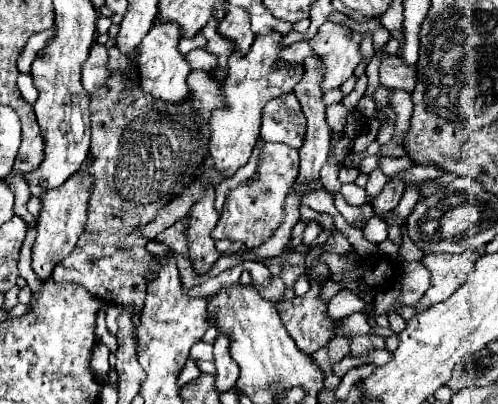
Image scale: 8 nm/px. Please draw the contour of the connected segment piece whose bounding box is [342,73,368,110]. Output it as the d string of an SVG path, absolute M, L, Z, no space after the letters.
M363 74L357 81L354 89L344 97L342 103L348 110L355 109L359 100L363 97L367 86L368 86L368 76Z

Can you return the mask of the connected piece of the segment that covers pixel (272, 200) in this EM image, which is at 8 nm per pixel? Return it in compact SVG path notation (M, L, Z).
M264 143L260 147L260 157L256 167L258 179L244 181L226 195L226 203L220 213L220 219L212 229L212 239L214 241L230 239L232 243L240 241L246 245L246 249L256 249L266 239L270 239L284 219L284 199L288 195L290 185L298 177L298 169L300 163L298 163L296 149L288 149L288 145Z

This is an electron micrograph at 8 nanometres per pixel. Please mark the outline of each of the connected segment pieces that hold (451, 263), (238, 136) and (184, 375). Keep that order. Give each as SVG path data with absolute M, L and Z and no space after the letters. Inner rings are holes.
M464 251L460 255L444 255L444 253L428 253L422 257L422 265L430 271L430 289L422 295L422 299L414 305L416 313L426 311L430 305L436 305L448 299L456 287L464 281L476 259L480 257L478 251Z
M280 33L258 35L252 43L250 51L242 57L240 53L232 53L228 59L228 75L220 85L222 97L226 105L222 109L212 111L210 115L210 155L214 159L216 169L224 177L232 177L242 165L248 163L258 139L262 125L262 109L264 105L280 97L280 93L292 93L296 83L300 83L304 75L304 67L276 67L276 57L280 53Z
M189 358L184 365L184 369L182 369L182 373L180 373L180 377L178 377L178 385L180 385L180 387L182 387L182 385L186 385L188 381L196 379L196 375L198 375L198 373L200 373L200 369L198 369L196 361Z

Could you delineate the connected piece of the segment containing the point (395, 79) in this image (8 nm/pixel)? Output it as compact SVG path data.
M384 55L378 71L380 71L380 85L390 89L404 89L408 93L414 89L416 69L408 69L408 65L404 65L400 57Z

